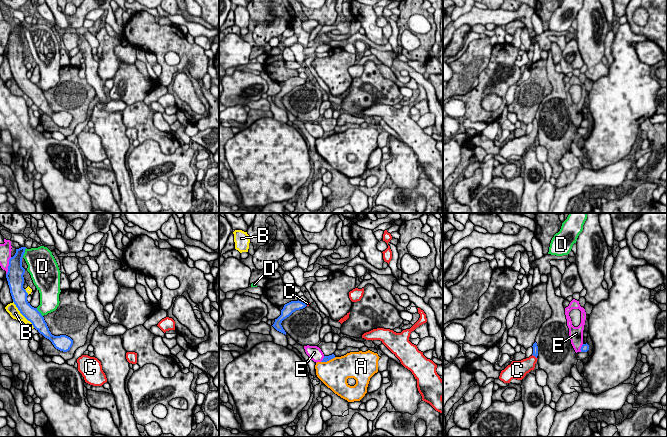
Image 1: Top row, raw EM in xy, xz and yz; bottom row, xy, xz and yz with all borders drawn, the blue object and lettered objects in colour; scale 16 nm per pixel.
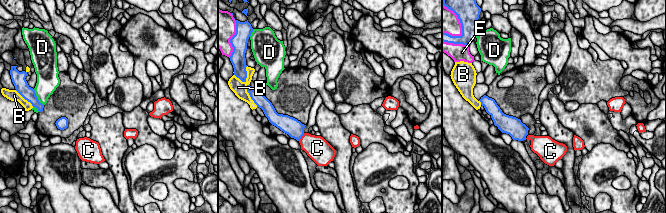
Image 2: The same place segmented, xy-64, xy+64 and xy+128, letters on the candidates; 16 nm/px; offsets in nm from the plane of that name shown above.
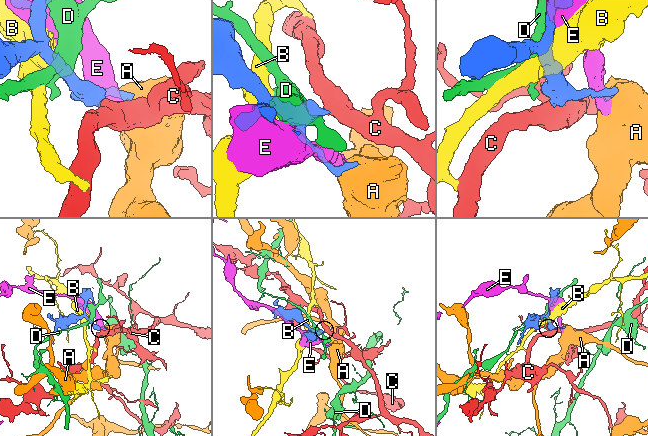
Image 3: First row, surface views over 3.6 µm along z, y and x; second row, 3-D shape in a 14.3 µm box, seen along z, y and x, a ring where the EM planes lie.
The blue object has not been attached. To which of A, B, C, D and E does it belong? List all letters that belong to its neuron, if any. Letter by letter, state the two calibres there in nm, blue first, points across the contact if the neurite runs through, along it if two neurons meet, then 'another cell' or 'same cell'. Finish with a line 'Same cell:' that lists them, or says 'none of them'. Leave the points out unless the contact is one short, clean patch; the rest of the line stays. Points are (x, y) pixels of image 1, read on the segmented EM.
A: 100/460 nm | along xz (335, 357), (321, 362) | another cell
B: 220/170 nm | another cell
C: 100/240 nm | across yz (535, 348), (534, 355), (524, 366) | same cell
D: 220/380 nm | another cell
E: 100/220 nm | another cell
Same cell: C

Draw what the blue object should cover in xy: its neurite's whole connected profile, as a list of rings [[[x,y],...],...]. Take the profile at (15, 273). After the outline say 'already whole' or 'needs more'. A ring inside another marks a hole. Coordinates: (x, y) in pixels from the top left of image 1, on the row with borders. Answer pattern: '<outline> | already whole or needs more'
[[[26,247],[16,249],[16,253],[9,259],[8,272],[6,278],[10,288],[10,293],[14,304],[20,313],[32,323],[33,327],[42,334],[45,338],[49,339],[54,347],[60,351],[67,352],[73,345],[73,340],[66,336],[54,336],[49,331],[47,323],[41,313],[30,305],[27,301],[28,293],[23,288],[25,269],[22,267],[22,258],[25,253]]] | already whole

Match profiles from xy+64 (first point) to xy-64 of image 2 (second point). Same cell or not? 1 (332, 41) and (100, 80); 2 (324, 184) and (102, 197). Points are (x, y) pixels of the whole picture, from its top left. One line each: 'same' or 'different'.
1: same
2: different

